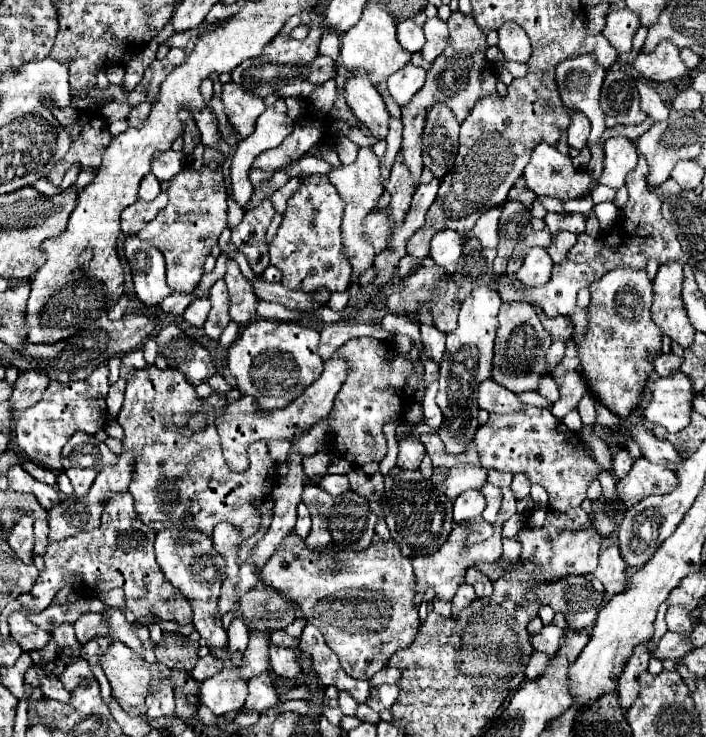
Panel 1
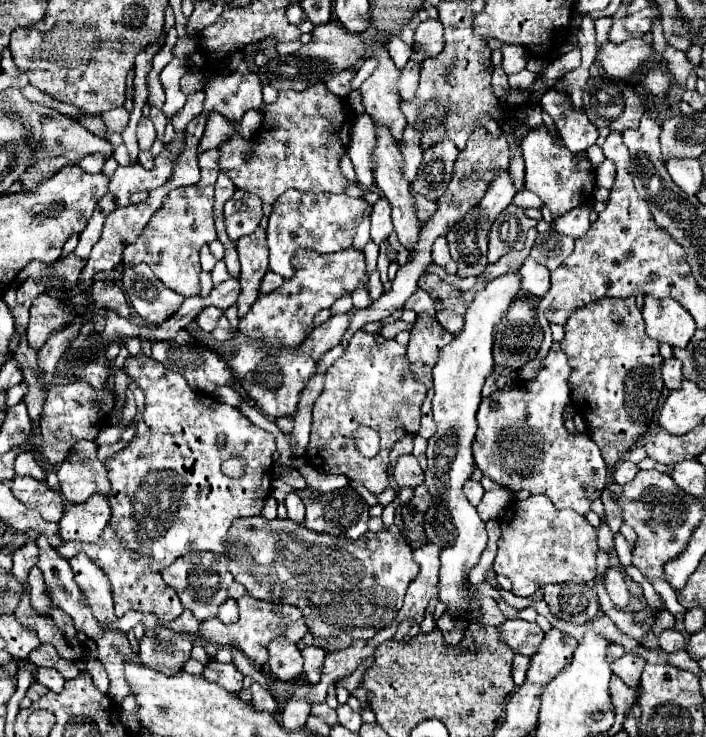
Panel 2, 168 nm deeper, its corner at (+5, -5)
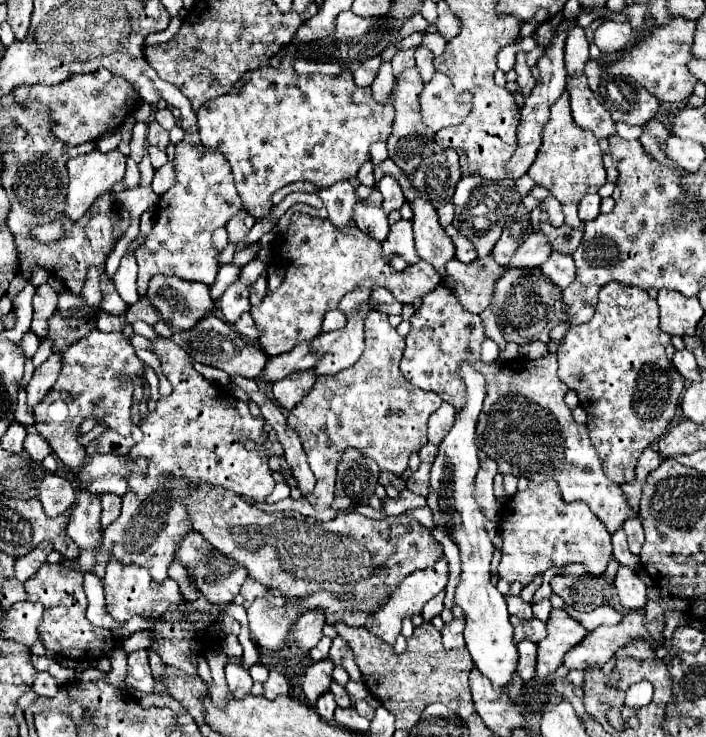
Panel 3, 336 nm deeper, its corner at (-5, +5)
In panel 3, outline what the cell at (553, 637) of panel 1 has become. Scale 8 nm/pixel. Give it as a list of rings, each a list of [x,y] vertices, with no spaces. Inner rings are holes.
[[[510,616],[510,622],[514,626],[514,642],[522,642],[522,640],[530,640],[530,642],[540,642],[546,638],[546,624],[532,618],[532,620],[520,620],[516,616]]]

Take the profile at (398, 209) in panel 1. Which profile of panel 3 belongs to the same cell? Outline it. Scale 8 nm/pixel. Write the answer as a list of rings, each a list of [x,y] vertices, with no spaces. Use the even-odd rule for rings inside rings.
[[[434,72],[434,78],[426,84],[420,96],[420,106],[422,120],[432,132],[438,132],[450,124],[460,124],[472,108],[468,94],[458,100],[452,90],[452,82],[440,72]]]

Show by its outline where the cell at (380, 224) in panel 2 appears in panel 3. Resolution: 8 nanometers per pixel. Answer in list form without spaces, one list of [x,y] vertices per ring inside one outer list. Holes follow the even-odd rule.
[[[382,176],[380,182],[376,184],[376,188],[378,188],[378,190],[382,192],[382,196],[384,196],[382,208],[384,208],[386,214],[390,214],[392,210],[400,210],[400,206],[406,202],[406,198],[404,198],[404,194],[402,194],[402,190],[400,190],[400,184],[398,184],[392,176]]]

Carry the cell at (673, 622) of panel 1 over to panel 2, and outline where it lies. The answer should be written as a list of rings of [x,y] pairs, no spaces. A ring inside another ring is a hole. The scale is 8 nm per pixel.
[[[670,628],[670,630],[662,632],[658,636],[658,640],[660,640],[660,646],[664,648],[664,652],[678,652],[678,650],[684,650],[684,646],[686,646],[686,640],[684,640],[682,632],[678,632],[676,628]]]

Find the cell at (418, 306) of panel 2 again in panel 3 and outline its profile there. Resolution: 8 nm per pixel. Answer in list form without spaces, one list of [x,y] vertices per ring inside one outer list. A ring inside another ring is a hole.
[[[300,212],[292,214],[288,230],[274,240],[272,250],[274,250],[272,252],[272,262],[276,258],[276,264],[284,268],[282,284],[280,284],[280,288],[276,292],[268,292],[264,296],[264,300],[250,310],[250,314],[256,320],[256,326],[262,330],[262,336],[260,336],[258,342],[260,342],[262,350],[268,356],[286,354],[292,348],[296,348],[298,344],[316,338],[322,332],[322,318],[324,318],[324,314],[328,310],[336,308],[338,302],[342,300],[342,296],[348,294],[348,292],[352,292],[354,288],[360,288],[360,286],[380,288],[382,286],[382,288],[390,290],[392,296],[400,304],[410,304],[414,298],[426,296],[428,292],[432,292],[442,282],[440,276],[436,274],[436,270],[428,262],[422,262],[422,260],[416,262],[416,264],[412,264],[412,266],[408,266],[402,272],[396,272],[392,266],[388,266],[388,262],[384,258],[384,252],[382,252],[382,244],[378,240],[370,238],[366,232],[358,230],[356,224],[340,230],[330,220],[312,218],[312,216],[300,214]]]

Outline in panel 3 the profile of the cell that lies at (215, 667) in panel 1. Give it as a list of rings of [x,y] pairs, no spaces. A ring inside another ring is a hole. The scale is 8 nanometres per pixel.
[[[236,664],[226,666],[226,680],[228,680],[228,686],[236,700],[250,694],[250,688],[254,684],[248,670],[244,666],[236,666]]]

